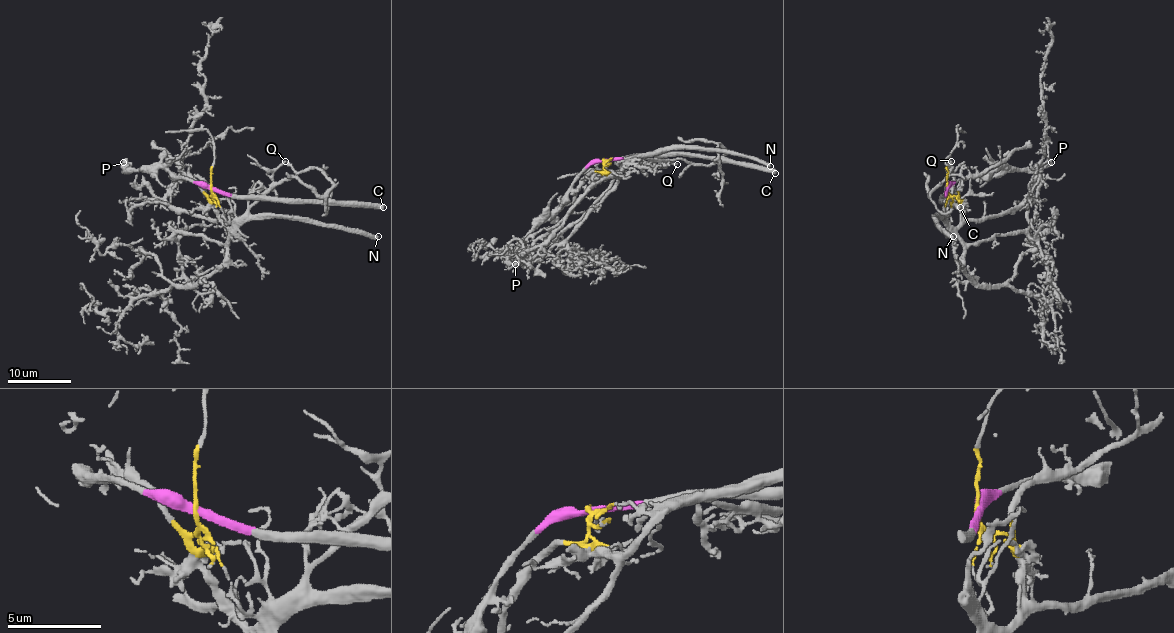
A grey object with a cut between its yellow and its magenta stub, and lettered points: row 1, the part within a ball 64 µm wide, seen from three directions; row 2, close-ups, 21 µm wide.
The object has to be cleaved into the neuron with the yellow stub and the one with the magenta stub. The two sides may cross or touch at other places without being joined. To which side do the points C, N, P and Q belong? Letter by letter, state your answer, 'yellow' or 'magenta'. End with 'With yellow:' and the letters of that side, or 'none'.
C: magenta
N: yellow
P: magenta
Q: yellow
With yellow: N, Q

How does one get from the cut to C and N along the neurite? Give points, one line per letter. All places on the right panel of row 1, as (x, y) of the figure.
C: (948, 189), (941, 197), (943, 200), (960, 208)
N: (946, 189), (945, 219), (935, 219), (952, 236)

